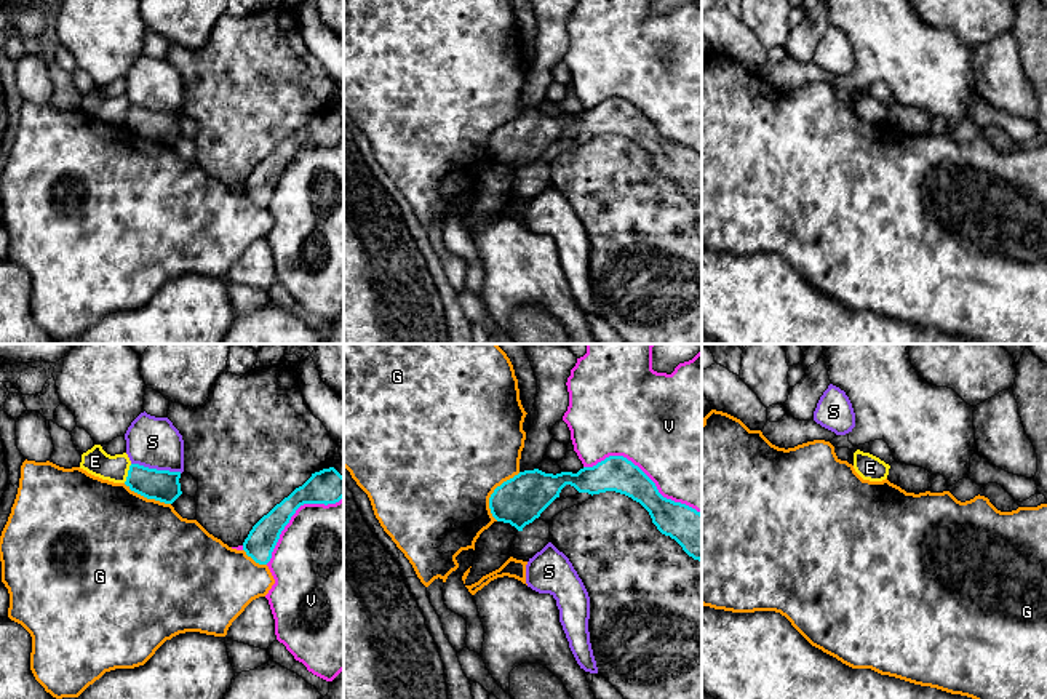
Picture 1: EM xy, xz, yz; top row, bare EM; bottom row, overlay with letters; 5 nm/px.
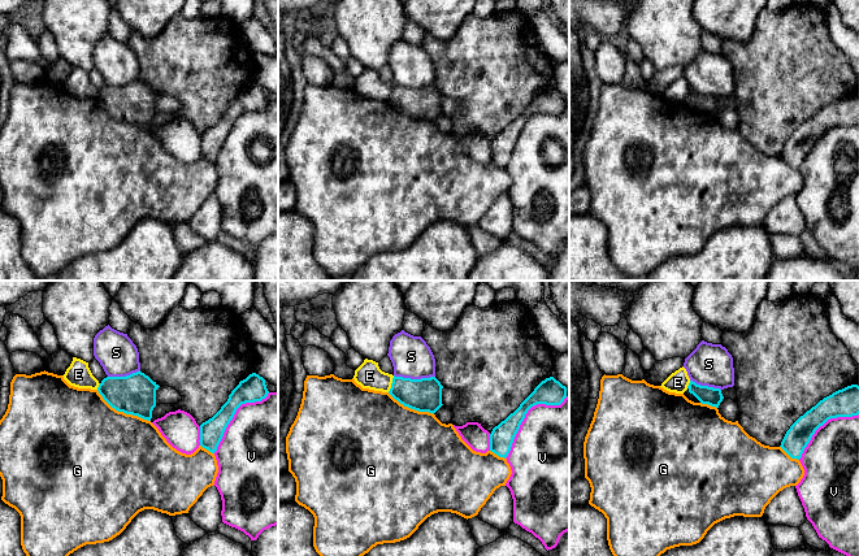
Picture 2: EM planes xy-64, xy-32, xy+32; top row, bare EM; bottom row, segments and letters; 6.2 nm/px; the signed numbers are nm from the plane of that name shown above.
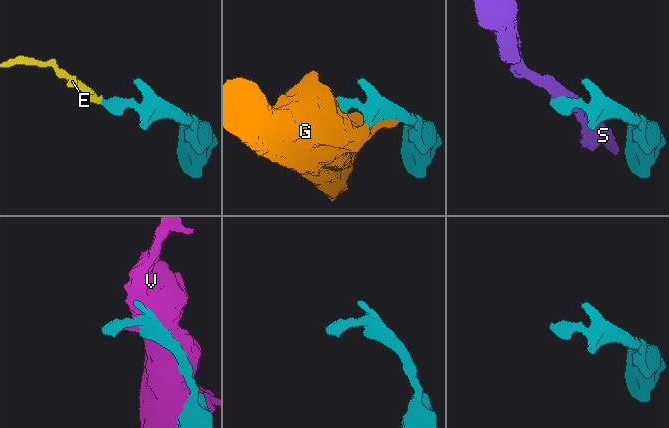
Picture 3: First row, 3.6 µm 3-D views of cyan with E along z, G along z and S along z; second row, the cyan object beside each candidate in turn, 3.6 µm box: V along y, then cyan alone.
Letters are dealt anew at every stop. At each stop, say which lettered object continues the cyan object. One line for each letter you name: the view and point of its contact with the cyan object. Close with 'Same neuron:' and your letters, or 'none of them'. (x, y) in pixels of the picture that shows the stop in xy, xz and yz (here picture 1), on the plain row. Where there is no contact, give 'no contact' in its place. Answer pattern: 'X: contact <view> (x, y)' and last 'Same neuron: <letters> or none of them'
Same neuron: none of them

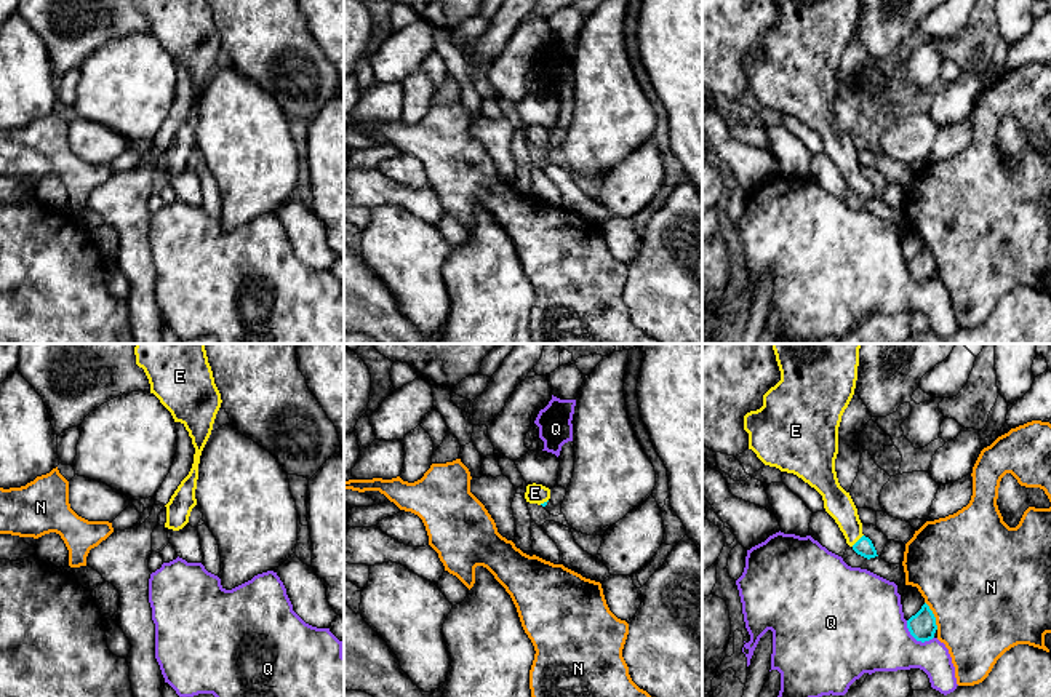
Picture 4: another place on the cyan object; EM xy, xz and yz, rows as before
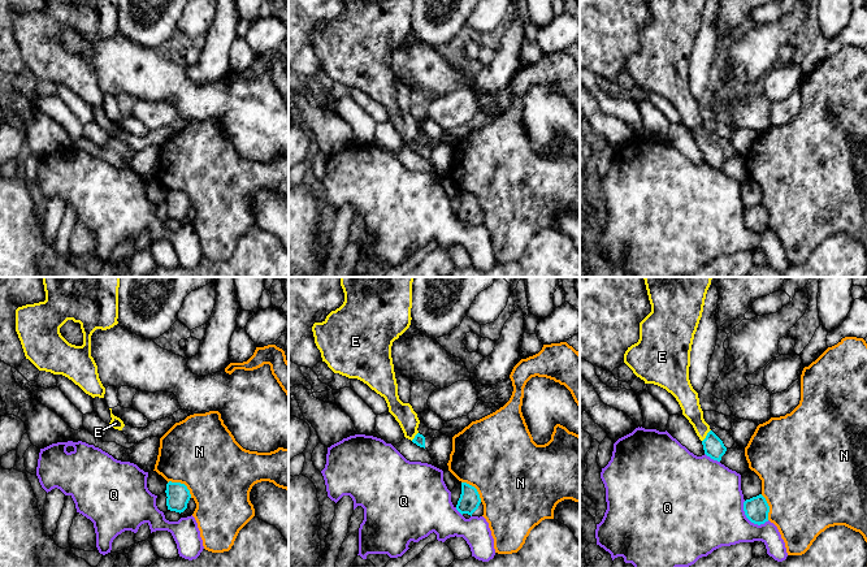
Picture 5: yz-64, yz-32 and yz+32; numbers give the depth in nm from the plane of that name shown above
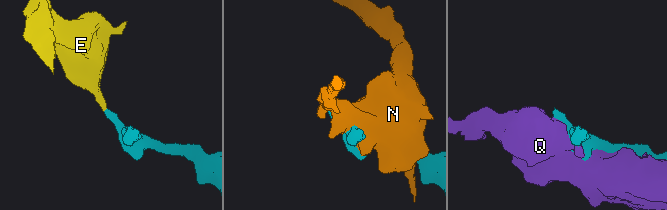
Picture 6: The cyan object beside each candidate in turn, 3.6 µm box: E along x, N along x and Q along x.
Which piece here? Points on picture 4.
E: contact yz (858, 183)
Same neuron: E

